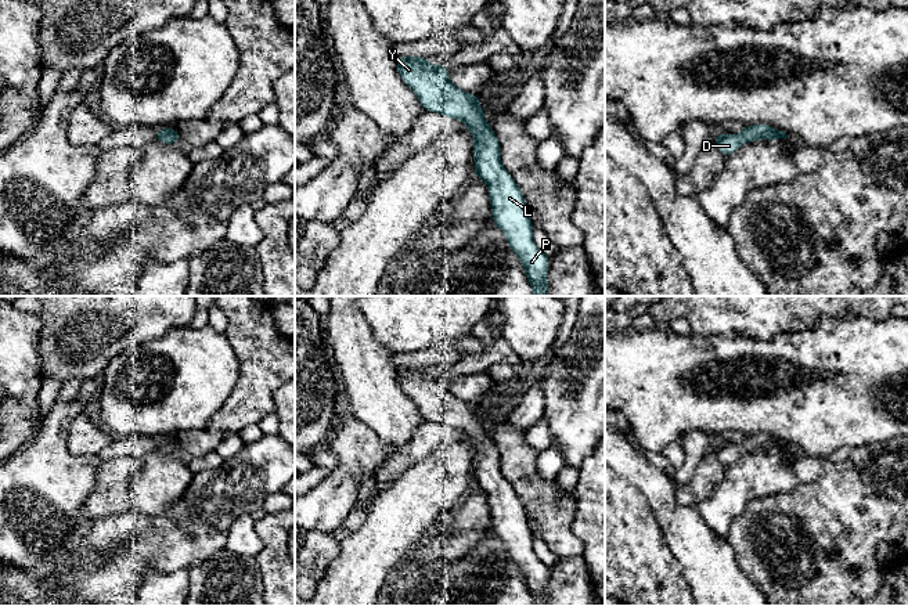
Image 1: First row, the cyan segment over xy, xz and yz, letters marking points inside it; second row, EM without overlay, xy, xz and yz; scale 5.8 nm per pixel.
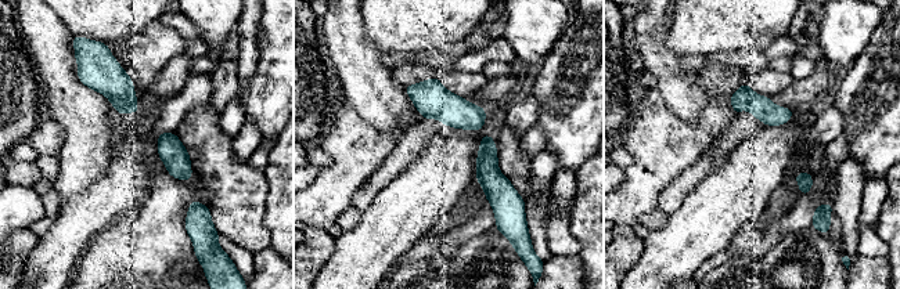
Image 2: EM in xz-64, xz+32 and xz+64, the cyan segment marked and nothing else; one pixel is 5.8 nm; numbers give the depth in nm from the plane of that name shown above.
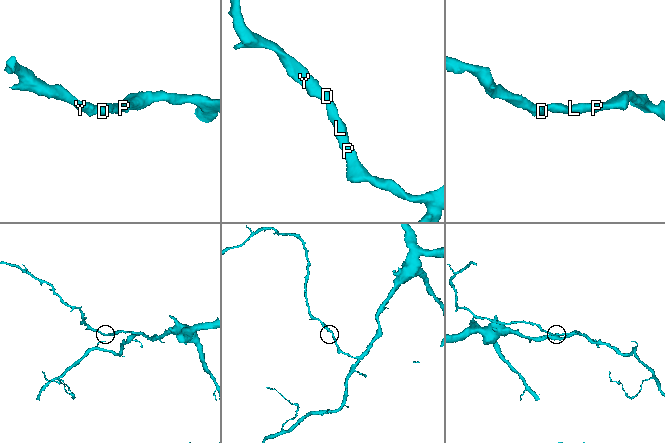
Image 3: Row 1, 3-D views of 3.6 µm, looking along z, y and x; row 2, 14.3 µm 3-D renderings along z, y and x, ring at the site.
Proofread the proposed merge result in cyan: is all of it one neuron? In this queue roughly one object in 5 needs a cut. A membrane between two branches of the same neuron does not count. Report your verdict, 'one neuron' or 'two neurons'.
one neuron

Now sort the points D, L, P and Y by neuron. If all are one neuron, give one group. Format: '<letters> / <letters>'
D L P Y

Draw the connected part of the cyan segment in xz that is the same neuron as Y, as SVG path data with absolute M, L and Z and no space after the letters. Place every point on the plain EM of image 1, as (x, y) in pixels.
M412 365L396 371L399 386L414 401L424 421L462 430L468 437L475 450L475 486L489 497L493 533L505 544L511 560L520 569L533 606L547 606L550 567L534 553L525 506L501 473L498 450L484 432L479 408L455 397L444 374L432 376L429 368Z

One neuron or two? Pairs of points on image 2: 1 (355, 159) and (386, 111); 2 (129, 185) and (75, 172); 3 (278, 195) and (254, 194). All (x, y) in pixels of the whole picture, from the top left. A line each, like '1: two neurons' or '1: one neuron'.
1: two neurons
2: two neurons
3: two neurons

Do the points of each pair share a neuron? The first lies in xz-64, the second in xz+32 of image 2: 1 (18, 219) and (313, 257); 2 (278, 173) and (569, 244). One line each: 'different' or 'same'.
1: different
2: different

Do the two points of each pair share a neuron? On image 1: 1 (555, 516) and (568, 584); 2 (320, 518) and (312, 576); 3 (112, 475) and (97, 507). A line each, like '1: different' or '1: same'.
1: different
2: different
3: same

